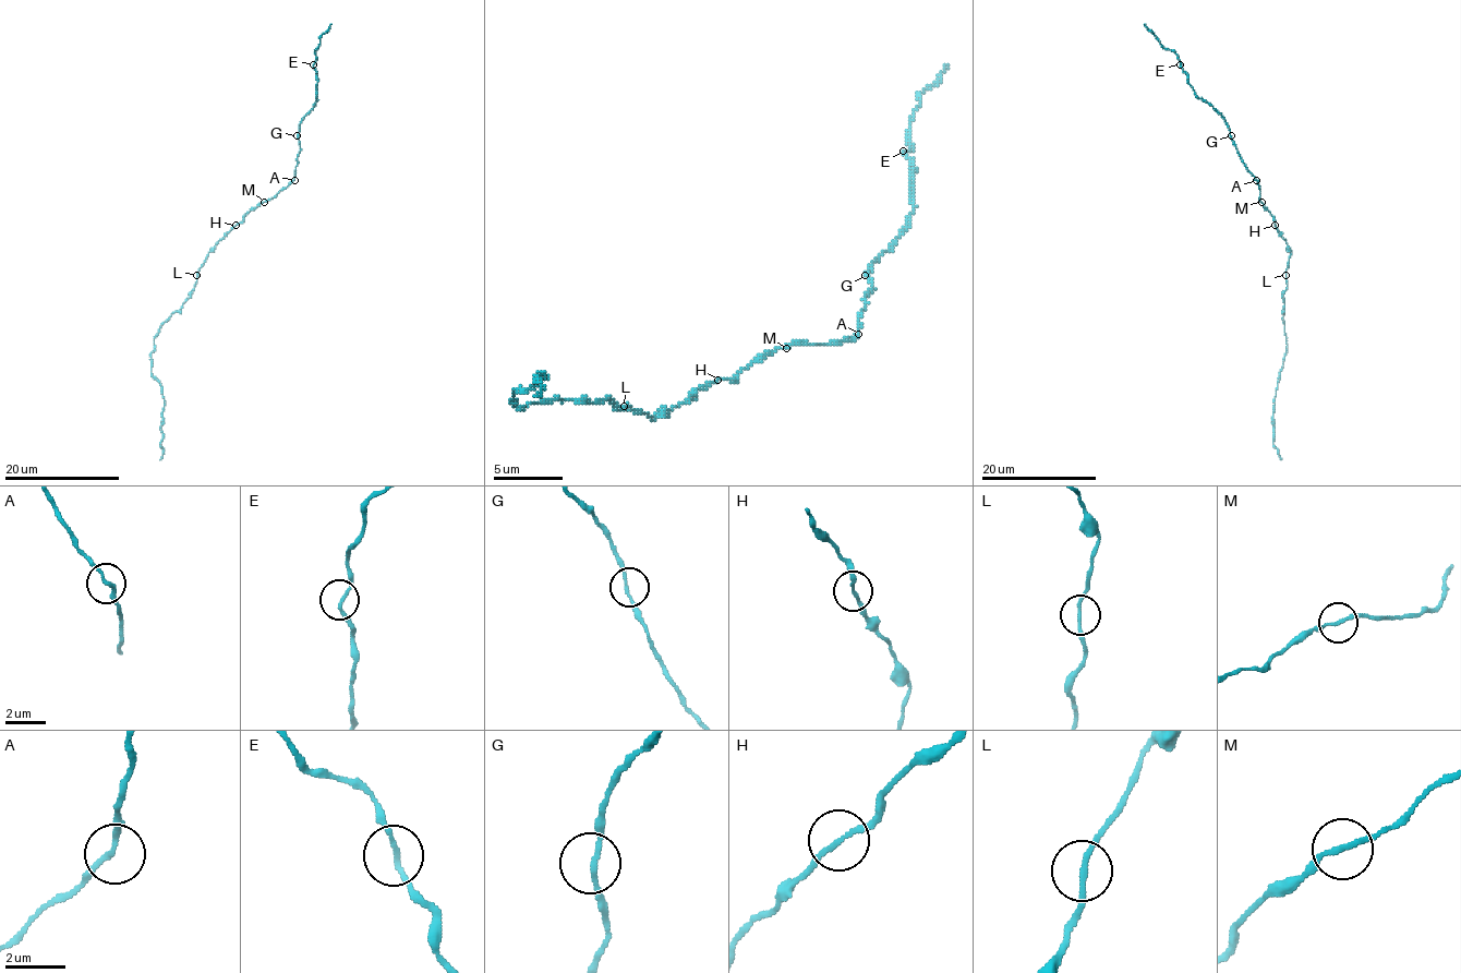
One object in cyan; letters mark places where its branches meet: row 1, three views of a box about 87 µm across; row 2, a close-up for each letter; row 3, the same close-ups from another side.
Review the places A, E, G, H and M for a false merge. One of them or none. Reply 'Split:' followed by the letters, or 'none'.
Split: H

